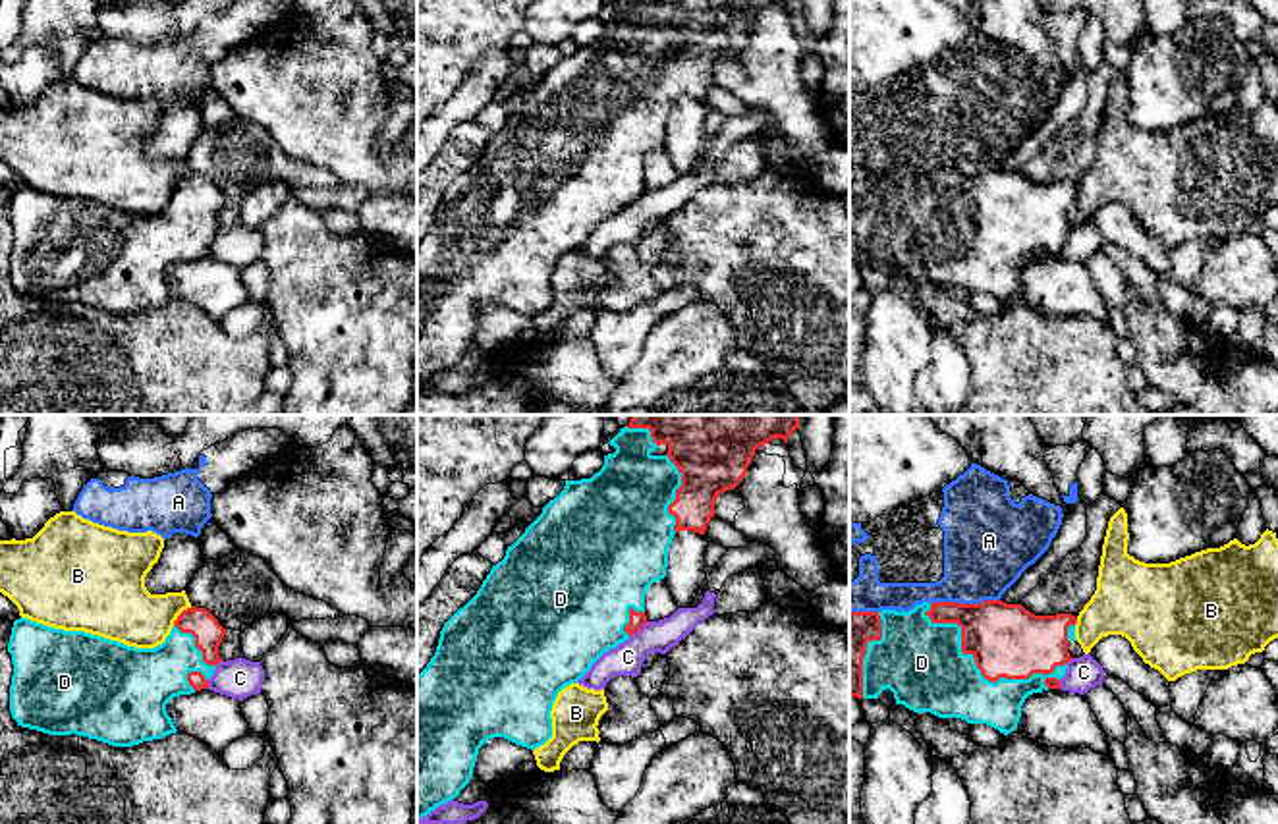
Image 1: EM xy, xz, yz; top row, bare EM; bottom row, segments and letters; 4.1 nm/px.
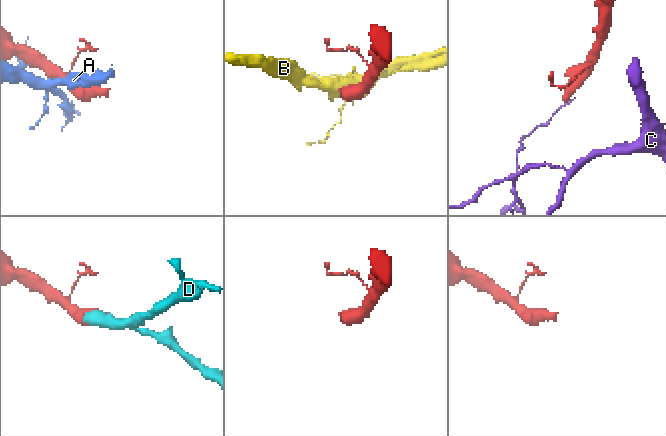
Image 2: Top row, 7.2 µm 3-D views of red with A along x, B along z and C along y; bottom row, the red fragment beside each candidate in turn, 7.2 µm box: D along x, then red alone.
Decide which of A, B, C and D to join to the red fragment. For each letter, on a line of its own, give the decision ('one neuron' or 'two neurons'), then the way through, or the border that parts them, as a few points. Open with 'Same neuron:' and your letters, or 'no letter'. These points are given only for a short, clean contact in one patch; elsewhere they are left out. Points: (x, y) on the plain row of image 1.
Same neuron: D
A: two neurons
B: two neurons | along xy (192, 174), (172, 192)
C: two neurons
D: one neuron

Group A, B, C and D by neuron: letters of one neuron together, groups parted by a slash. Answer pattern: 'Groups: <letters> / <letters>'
Groups: A / B / C / D

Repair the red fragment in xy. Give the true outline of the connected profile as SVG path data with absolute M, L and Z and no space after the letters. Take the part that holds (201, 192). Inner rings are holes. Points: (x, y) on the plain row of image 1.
M205 176L183 178L166 208L135 216L85 199L14 189L10 280L21 295L133 315L176 301L166 272L208 257L226 197Z

